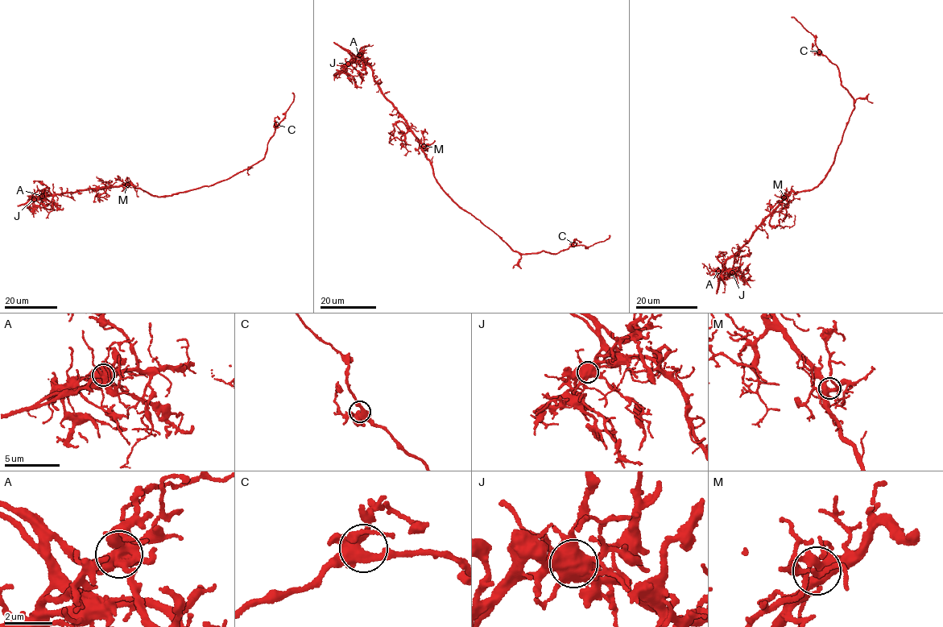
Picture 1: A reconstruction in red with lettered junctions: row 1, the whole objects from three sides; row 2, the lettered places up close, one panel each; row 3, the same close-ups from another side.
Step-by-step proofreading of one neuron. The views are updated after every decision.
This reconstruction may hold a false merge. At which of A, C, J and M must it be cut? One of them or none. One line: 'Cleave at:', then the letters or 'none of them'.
Cleave at: J

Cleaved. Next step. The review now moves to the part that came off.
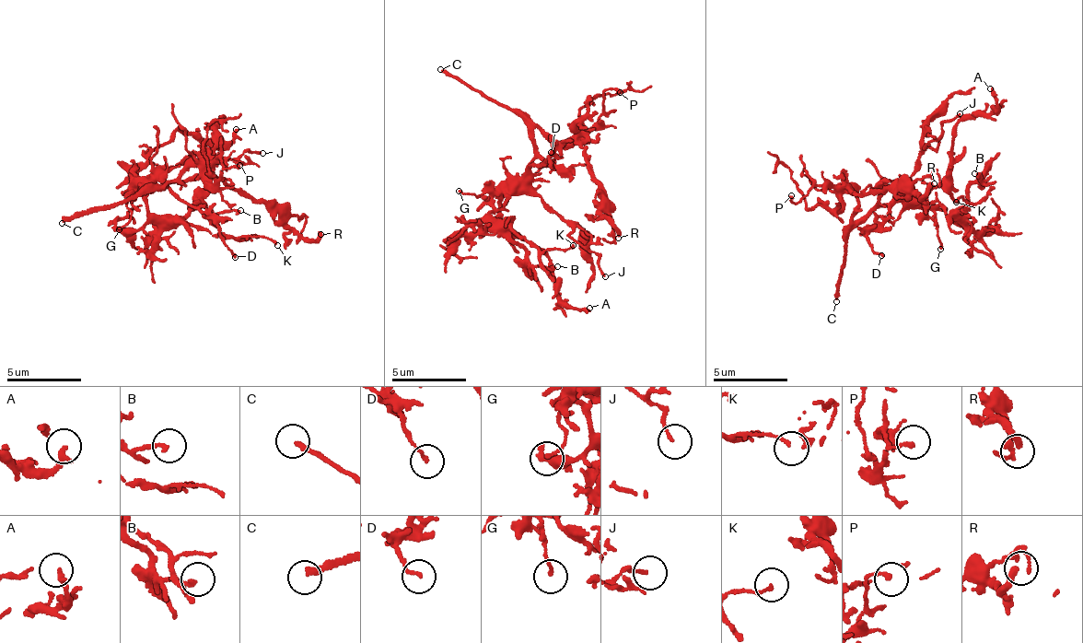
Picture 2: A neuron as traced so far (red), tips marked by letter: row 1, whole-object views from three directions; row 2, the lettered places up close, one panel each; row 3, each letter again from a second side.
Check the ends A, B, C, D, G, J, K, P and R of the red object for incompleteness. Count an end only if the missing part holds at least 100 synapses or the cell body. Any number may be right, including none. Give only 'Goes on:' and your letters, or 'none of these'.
Goes on: C

